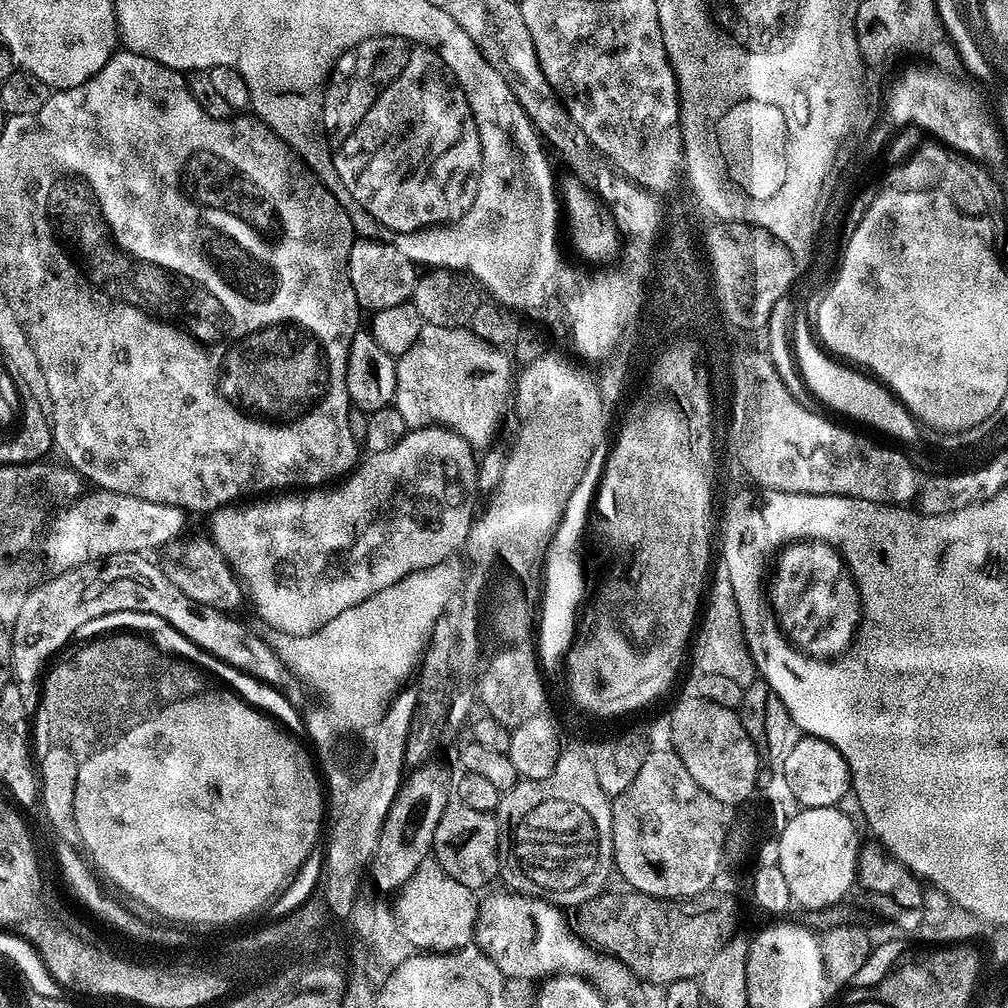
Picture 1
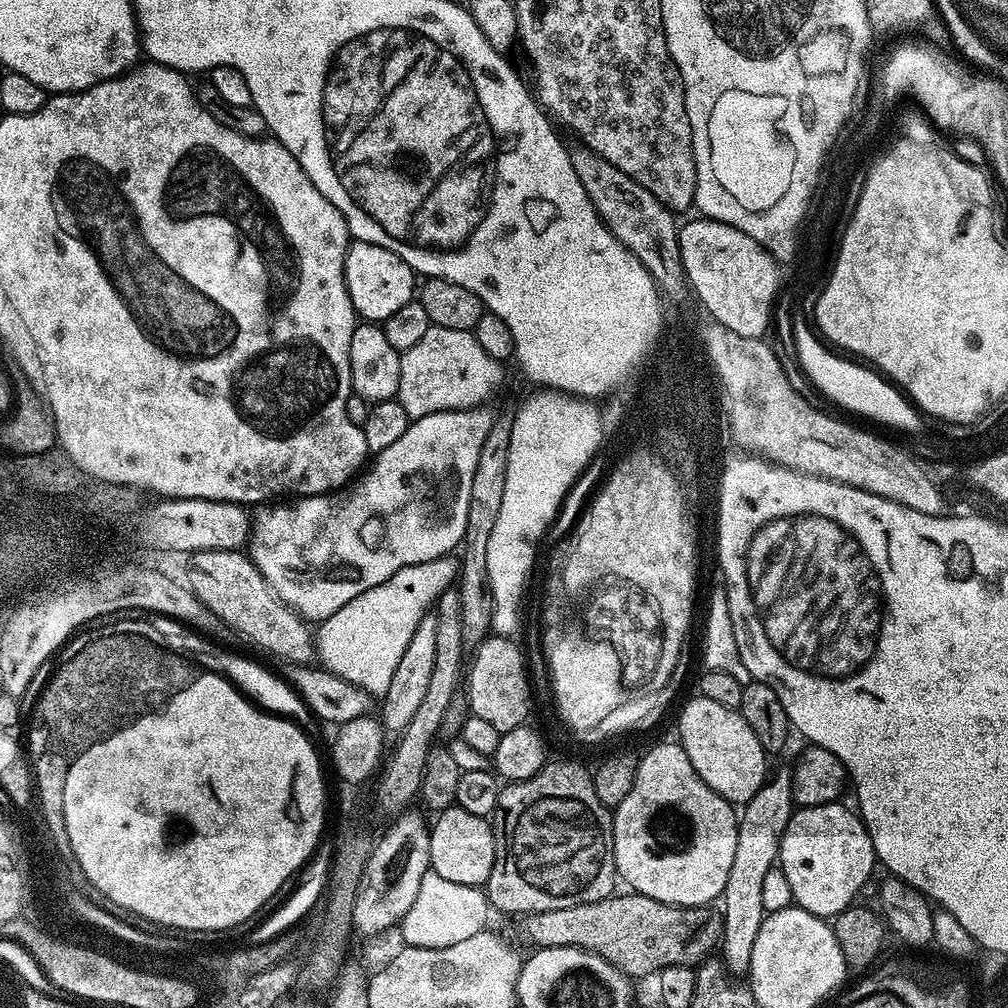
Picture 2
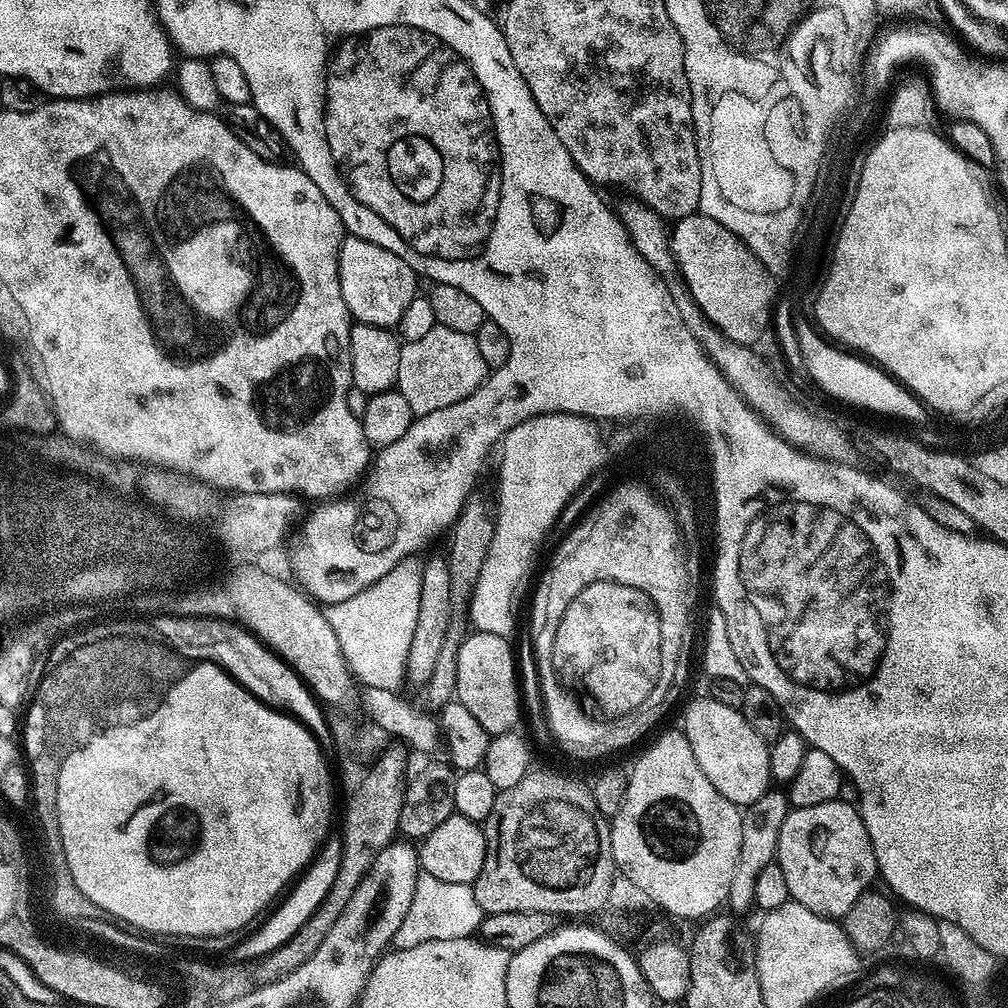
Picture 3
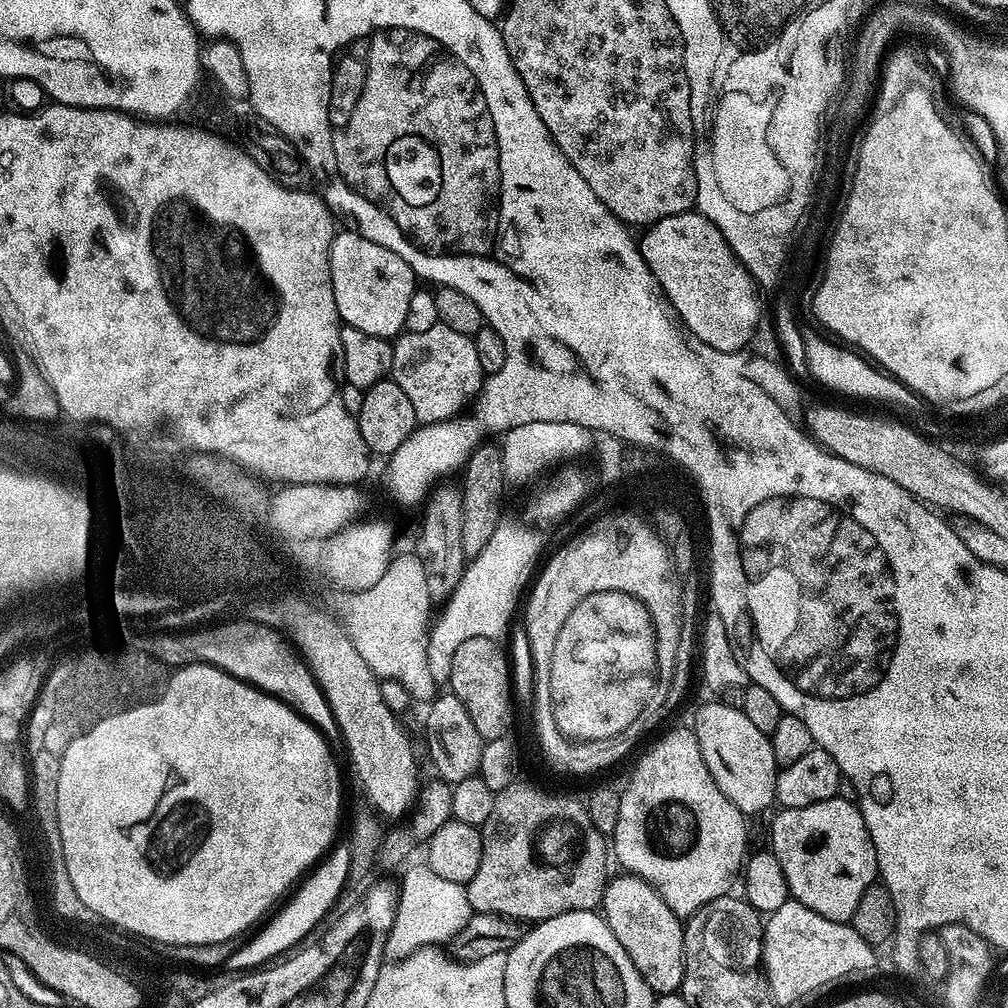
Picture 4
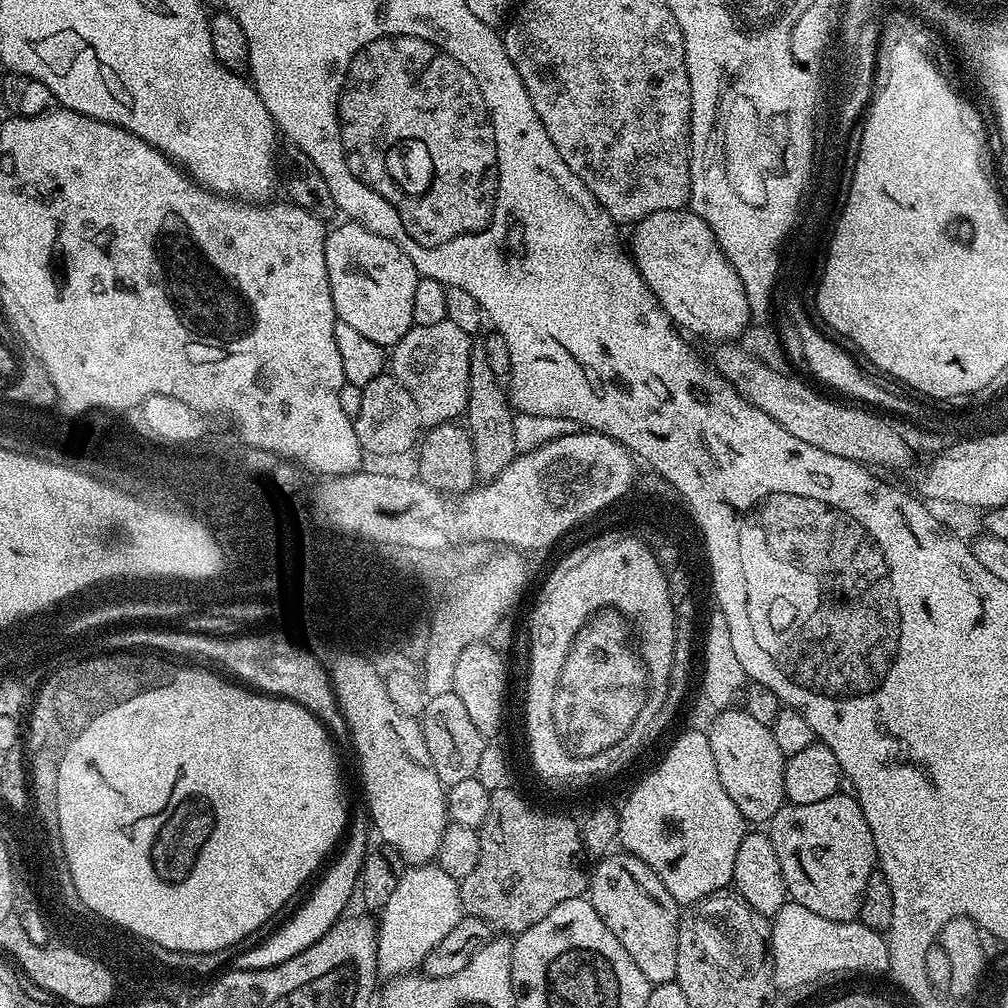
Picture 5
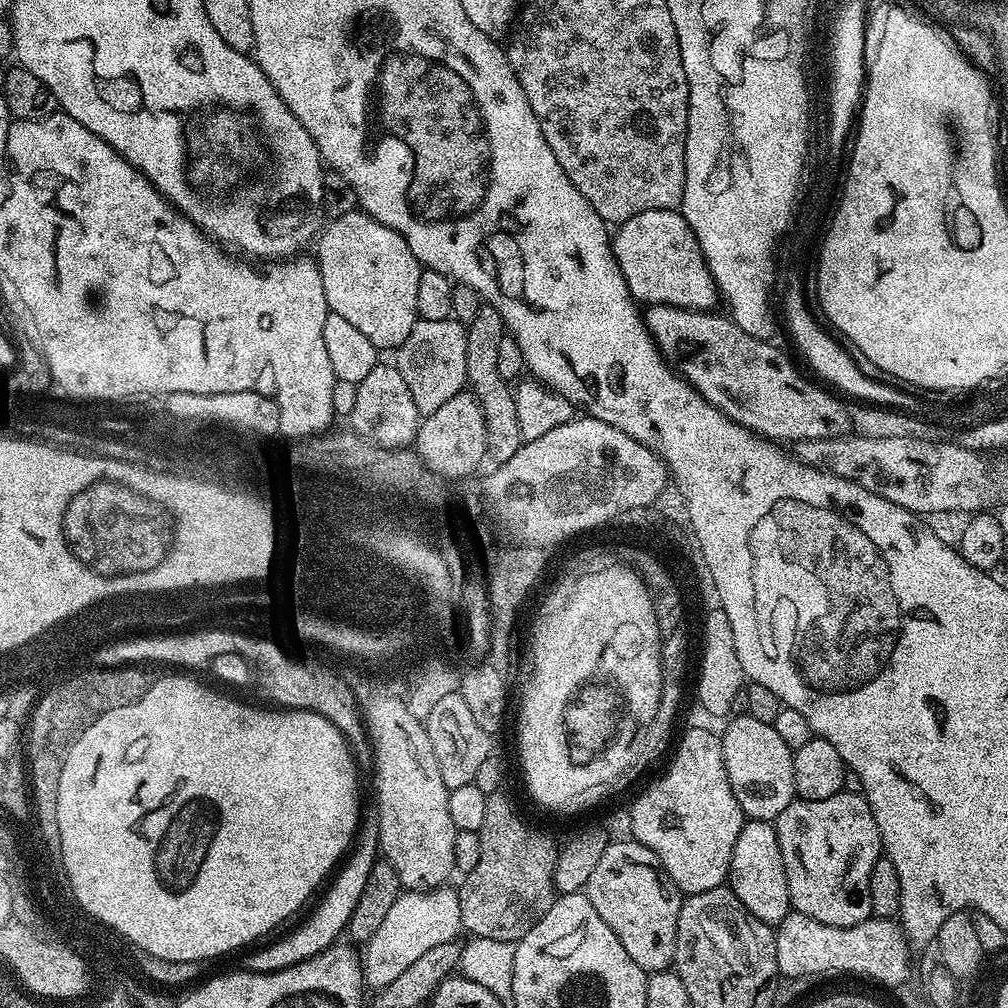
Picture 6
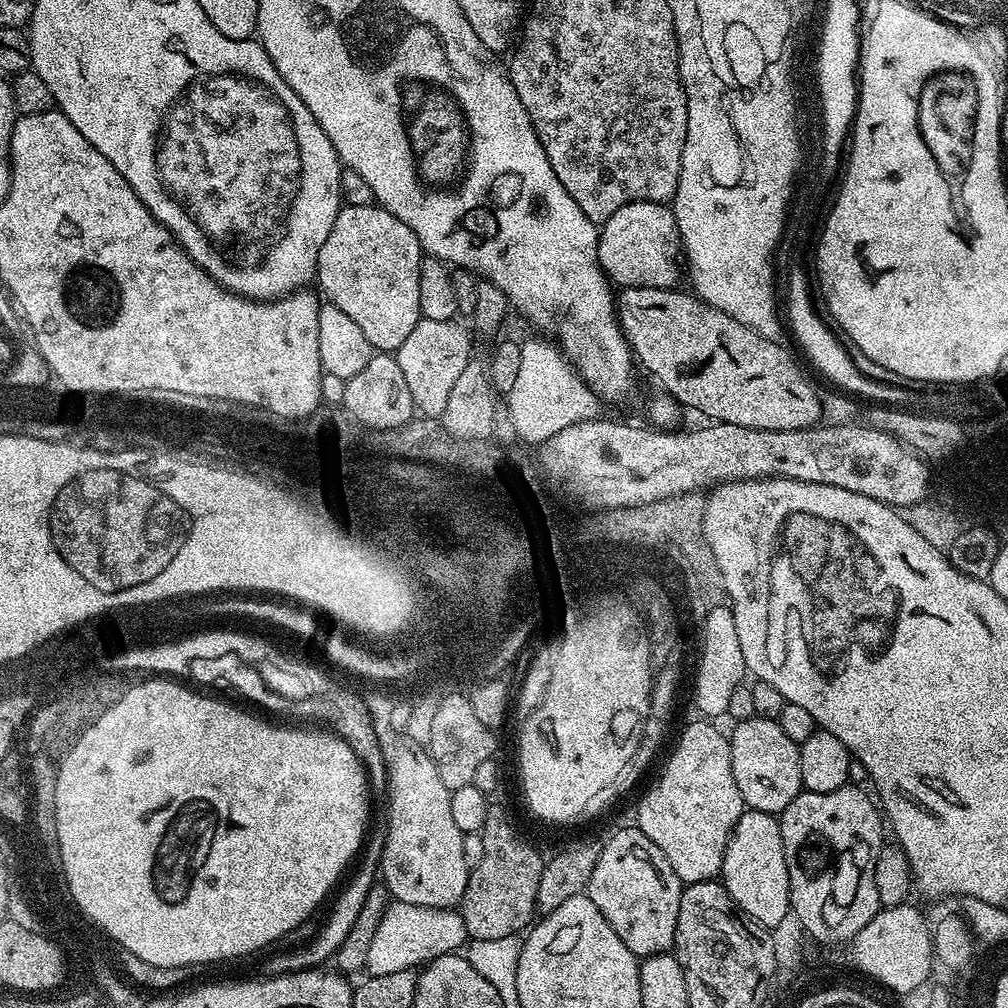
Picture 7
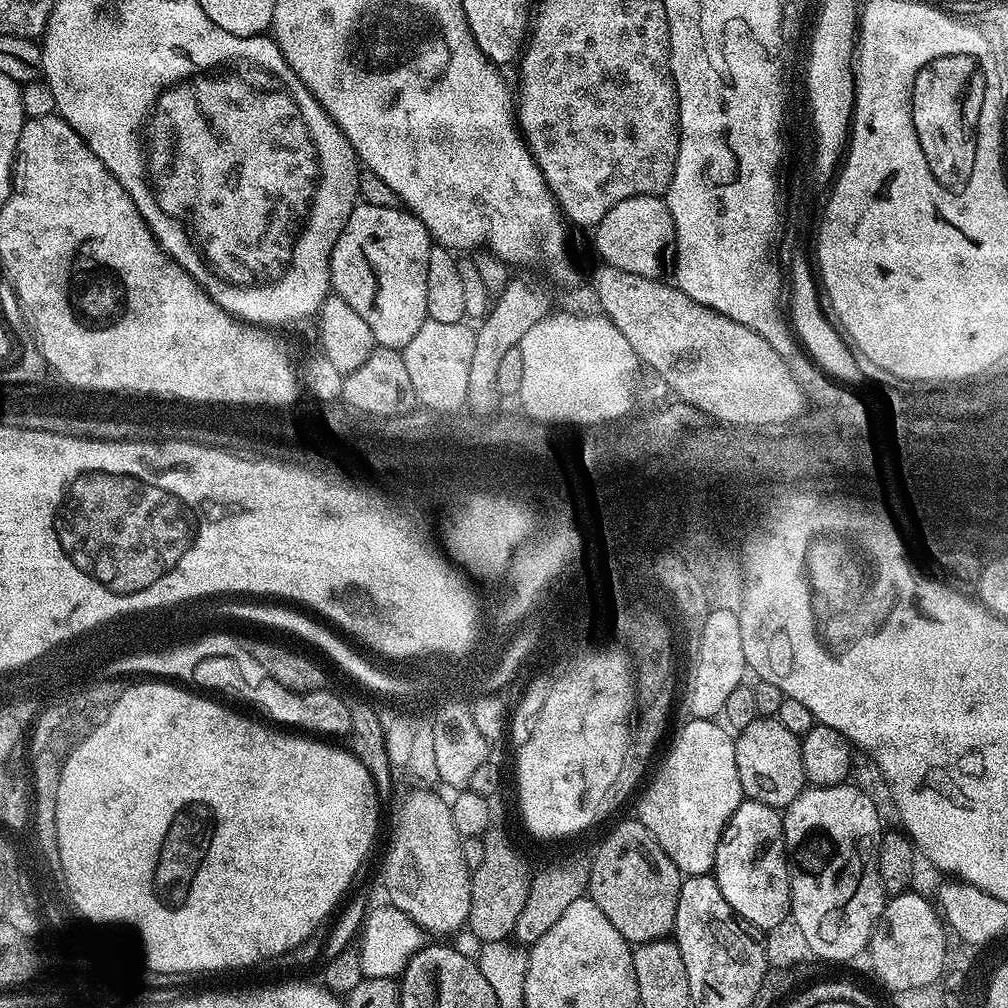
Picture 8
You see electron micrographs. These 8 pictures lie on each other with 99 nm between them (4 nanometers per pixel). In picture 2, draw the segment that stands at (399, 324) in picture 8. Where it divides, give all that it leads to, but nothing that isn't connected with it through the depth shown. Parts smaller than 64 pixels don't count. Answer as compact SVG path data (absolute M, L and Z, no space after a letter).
M352 240L348 245L344 259L344 281L356 315L364 322L383 322L390 318L394 310L411 302L418 288L417 273L405 260L398 258L398 254L361 240Z

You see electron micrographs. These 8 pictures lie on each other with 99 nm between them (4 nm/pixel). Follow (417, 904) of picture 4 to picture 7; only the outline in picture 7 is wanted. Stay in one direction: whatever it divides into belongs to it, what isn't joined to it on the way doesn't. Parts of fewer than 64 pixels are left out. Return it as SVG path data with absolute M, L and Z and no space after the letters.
M398 900L389 903L386 914L382 914L378 930L374 930L374 938L370 941L370 954L366 954L364 968L368 976L398 974L398 970L407 968L416 970L435 956L459 953L468 939L466 922L460 917L459 911L410 906Z

